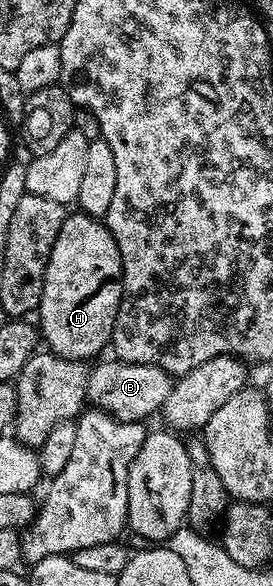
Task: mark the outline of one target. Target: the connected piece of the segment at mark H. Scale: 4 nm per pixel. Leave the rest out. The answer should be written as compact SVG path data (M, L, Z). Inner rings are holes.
M70 213L63 220L63 228L59 228L59 236L55 236L55 248L51 248L51 260L45 273L43 296L39 307L39 315L41 314L39 334L44 345L52 353L59 357L70 358L71 361L85 362L93 357L96 359L98 357L96 354L104 346L106 349L110 345L122 292L119 248L104 221L89 214Z

